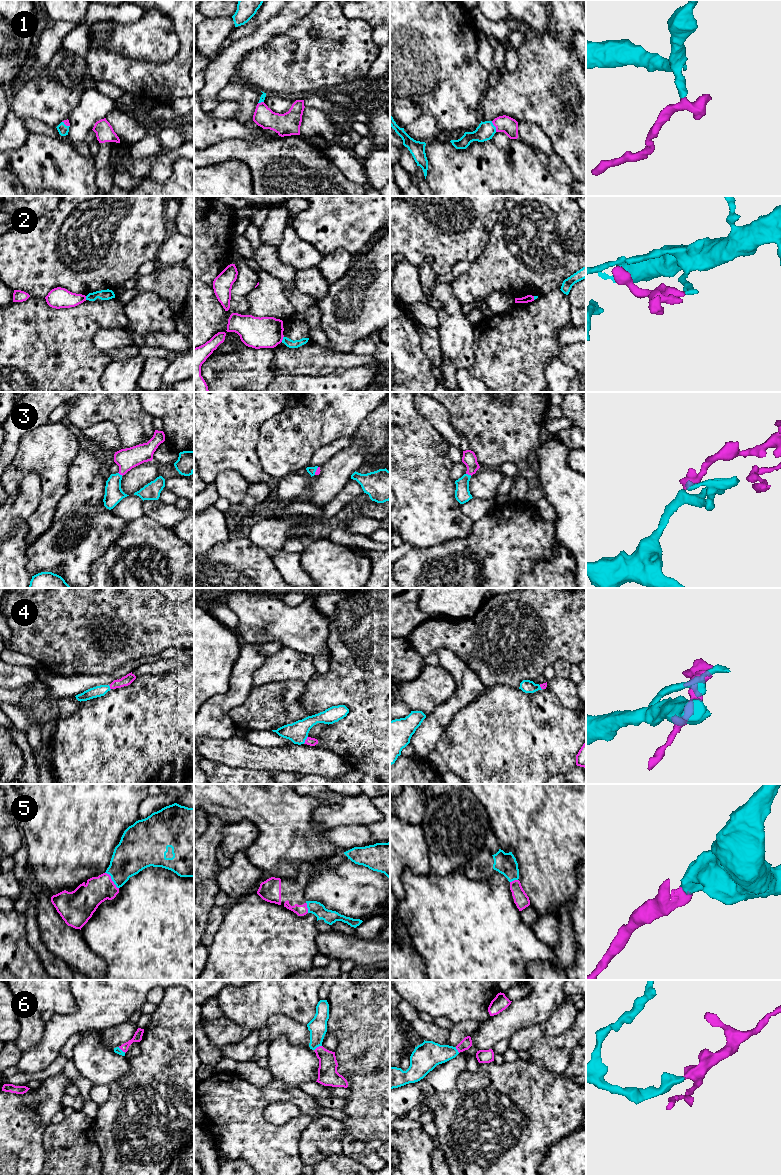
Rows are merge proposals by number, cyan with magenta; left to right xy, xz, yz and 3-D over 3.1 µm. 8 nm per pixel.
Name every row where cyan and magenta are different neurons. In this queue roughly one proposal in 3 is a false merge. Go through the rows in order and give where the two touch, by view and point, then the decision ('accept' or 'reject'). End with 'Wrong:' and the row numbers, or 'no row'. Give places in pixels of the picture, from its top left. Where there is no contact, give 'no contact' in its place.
1: meets cyan in yz at (494, 126); accept
2: meets cyan in xz at (283, 339); reject
3: meets cyan in yz at (469, 475); accept
4: meets cyan in xz at (305, 739); accept
5: meets cyan in xy at (112, 880); accept
6: meets cyan in xz at (317, 1046); accept
Wrong: 2

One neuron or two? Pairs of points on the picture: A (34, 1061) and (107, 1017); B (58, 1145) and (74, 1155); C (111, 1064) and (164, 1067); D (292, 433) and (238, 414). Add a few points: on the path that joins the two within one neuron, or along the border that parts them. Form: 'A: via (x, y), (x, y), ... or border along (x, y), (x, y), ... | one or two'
A: via (52, 1043), (72, 1023), (89, 1017) | one
B: via (62, 1149), (70, 1152) | one
C: border along (128, 1059), (129, 1071), (114, 1083) | two
D: border along (283, 410), (267, 419), (261, 425), (257, 446) | two

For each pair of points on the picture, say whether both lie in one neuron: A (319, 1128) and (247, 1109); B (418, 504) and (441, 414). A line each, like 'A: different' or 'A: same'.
A: different
B: different

